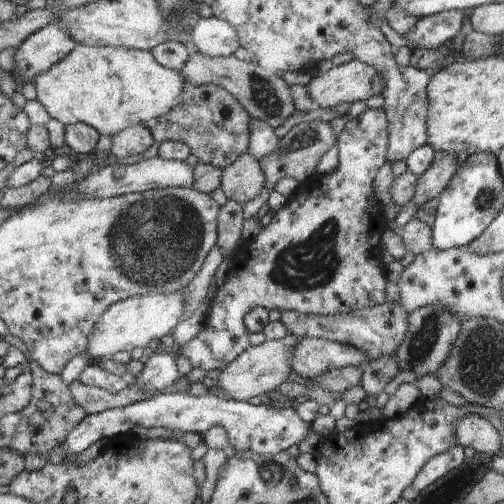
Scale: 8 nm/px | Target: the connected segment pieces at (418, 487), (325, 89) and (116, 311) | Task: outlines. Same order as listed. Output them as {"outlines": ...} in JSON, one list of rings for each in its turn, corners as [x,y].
{"outlines":[[[[456,445],[449,451],[432,457],[411,482],[411,489],[415,493],[422,492],[447,472],[456,470],[464,462],[462,449],[461,446]]],[[[353,59],[319,74],[303,87],[314,105],[329,109],[342,102],[352,105],[382,94],[384,79],[373,66]]],[[[175,292],[169,295],[146,295],[116,303],[101,318],[96,325],[94,334],[88,344],[87,354],[92,363],[101,359],[110,359],[115,352],[135,350],[144,347],[147,350],[149,342],[160,341],[163,336],[171,334],[184,321],[187,294]]]]}

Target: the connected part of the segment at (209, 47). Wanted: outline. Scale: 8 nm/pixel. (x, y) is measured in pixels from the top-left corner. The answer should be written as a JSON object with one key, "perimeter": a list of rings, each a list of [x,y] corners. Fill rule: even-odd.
{"perimeter":[[[214,17],[200,18],[189,36],[190,48],[205,57],[228,57],[239,47],[231,26]]]}

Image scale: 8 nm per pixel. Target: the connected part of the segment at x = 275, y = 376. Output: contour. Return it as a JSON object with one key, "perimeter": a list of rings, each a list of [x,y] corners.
{"perimeter":[[[287,334],[284,338],[278,340],[265,340],[258,346],[247,346],[242,355],[222,369],[217,380],[208,382],[208,392],[210,387],[217,387],[222,392],[219,398],[246,402],[249,398],[259,397],[262,393],[276,390],[292,372],[289,360],[295,344],[298,344],[299,340],[297,336]]]}

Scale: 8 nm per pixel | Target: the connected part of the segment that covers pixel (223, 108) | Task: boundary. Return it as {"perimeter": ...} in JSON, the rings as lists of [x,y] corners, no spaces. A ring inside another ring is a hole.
{"perimeter":[[[212,83],[198,85],[197,87],[187,87],[181,94],[180,103],[176,105],[168,114],[159,116],[145,123],[147,129],[153,134],[156,142],[182,141],[187,144],[190,154],[195,156],[204,164],[218,167],[220,170],[234,163],[236,159],[249,148],[250,141],[250,116],[238,100],[222,86]]]}

